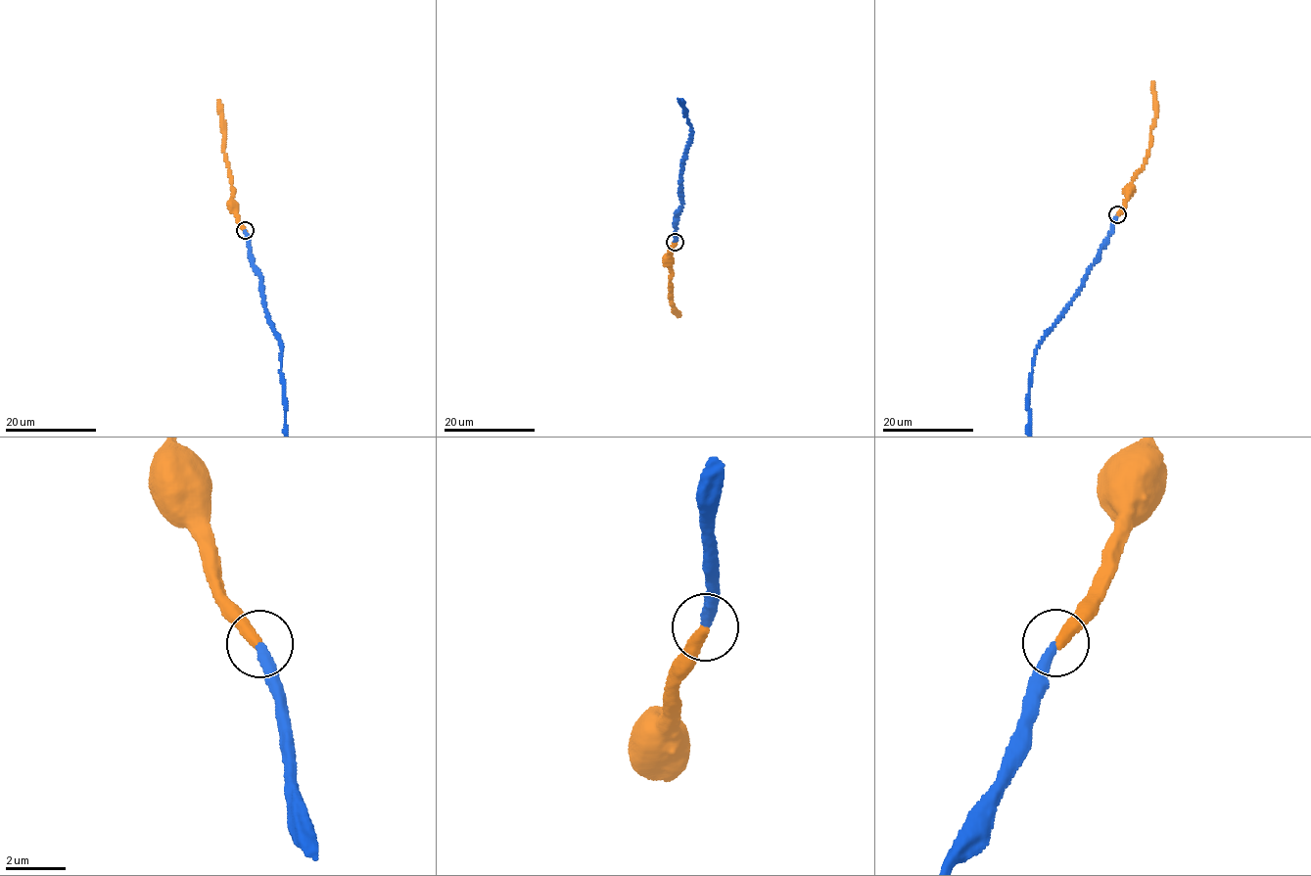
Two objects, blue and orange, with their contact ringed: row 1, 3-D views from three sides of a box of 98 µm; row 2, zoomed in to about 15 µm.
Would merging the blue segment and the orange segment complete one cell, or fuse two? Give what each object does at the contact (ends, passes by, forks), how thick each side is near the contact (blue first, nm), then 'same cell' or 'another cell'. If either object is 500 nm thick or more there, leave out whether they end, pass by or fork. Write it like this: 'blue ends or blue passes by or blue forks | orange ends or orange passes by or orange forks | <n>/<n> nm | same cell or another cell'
blue ends | orange ends | 280/400 nm | same cell

